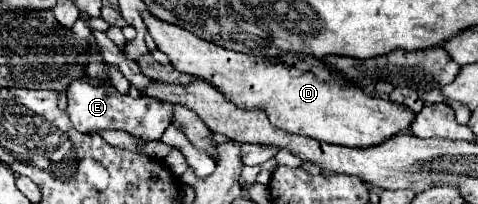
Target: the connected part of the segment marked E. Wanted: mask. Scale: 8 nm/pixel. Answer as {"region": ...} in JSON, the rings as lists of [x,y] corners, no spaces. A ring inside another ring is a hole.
{"region":[[[74,80],[68,88],[66,88],[66,96],[68,96],[68,116],[74,124],[74,128],[78,132],[88,132],[88,130],[104,130],[104,128],[112,128],[112,130],[126,130],[132,136],[138,136],[140,140],[160,140],[164,130],[170,126],[172,116],[174,116],[174,106],[154,100],[154,98],[132,98],[128,94],[120,94],[118,90],[114,90],[114,86],[106,84],[106,86],[96,86],[84,80]]]}

